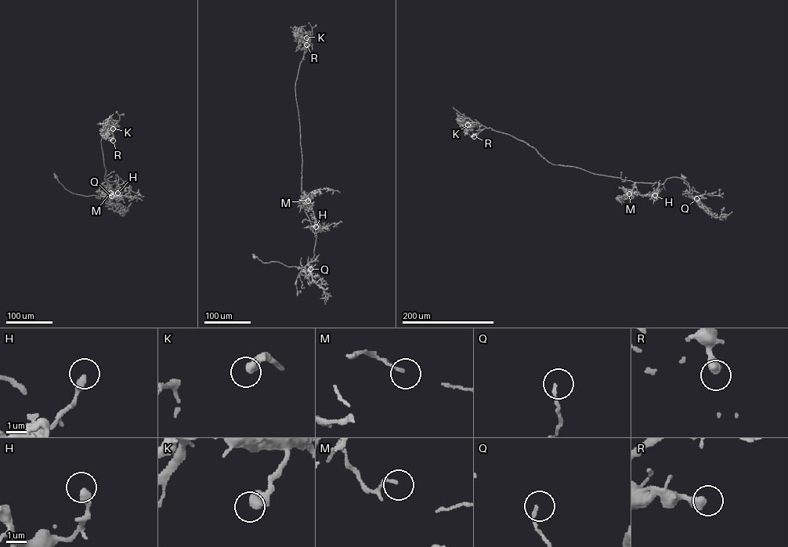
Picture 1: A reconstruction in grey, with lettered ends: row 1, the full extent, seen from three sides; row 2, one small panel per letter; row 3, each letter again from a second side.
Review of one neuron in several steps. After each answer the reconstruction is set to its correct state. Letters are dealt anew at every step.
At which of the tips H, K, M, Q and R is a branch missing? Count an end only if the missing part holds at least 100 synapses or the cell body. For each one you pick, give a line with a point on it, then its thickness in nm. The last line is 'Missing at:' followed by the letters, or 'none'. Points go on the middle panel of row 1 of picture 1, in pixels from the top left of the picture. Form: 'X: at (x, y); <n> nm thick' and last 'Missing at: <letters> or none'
K: at (306, 38); 480 nm thick
Missing at: K

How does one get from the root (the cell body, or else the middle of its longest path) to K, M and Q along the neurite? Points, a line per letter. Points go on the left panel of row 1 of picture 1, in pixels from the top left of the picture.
K: (56, 177), (74, 193), (113, 193), (118, 178), (117, 182), (104, 179), (101, 143), (113, 128)
M: (56, 177), (70, 192), (100, 196), (116, 191), (117, 175), (117, 182), (106, 181), (110, 193)
Q: (56, 177), (66, 189), (74, 193), (85, 196), (105, 195), (110, 201), (111, 196)

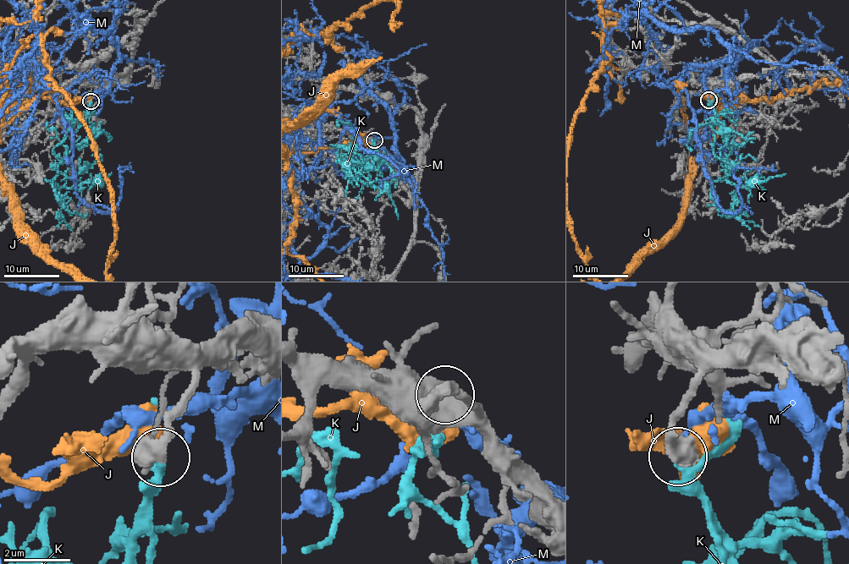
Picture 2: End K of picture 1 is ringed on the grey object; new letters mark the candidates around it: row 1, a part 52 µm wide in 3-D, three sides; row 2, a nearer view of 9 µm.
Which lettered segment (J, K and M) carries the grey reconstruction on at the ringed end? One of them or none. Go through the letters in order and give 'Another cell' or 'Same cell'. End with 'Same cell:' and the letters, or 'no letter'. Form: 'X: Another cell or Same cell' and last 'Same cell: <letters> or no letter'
J: Another cell
K: Same cell
M: Another cell
Same cell: K

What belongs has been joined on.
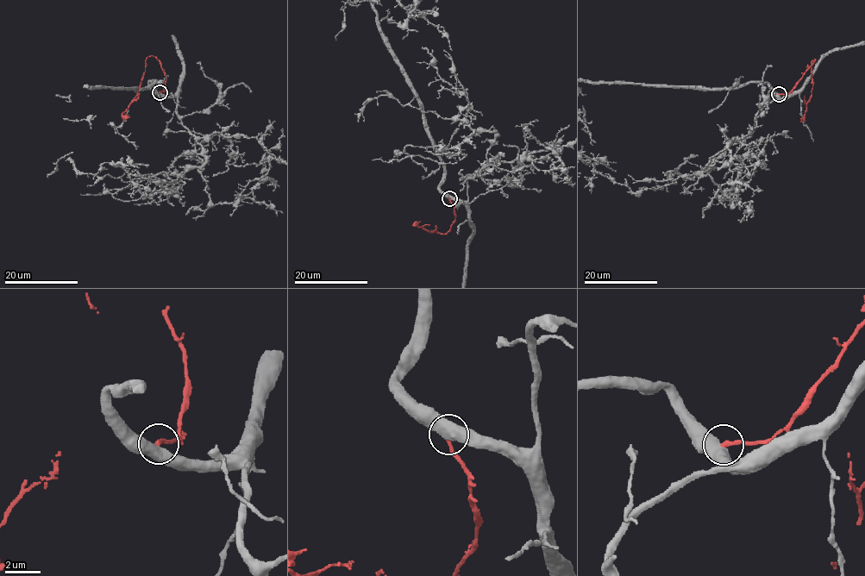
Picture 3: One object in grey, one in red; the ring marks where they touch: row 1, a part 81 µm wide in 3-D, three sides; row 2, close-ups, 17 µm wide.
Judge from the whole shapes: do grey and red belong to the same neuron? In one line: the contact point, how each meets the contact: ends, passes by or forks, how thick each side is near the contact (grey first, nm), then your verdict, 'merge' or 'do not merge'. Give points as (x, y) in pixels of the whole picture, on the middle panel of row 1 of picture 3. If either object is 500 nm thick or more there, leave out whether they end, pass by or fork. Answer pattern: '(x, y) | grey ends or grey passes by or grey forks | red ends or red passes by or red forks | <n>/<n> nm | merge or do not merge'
(449, 198) | 500/240 nm | do not merge

